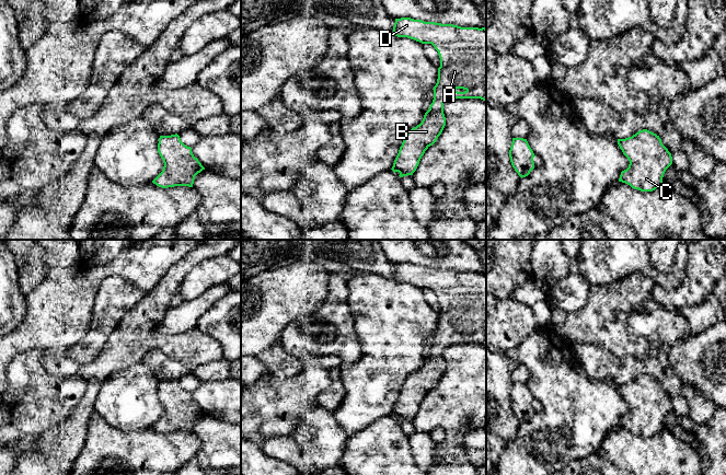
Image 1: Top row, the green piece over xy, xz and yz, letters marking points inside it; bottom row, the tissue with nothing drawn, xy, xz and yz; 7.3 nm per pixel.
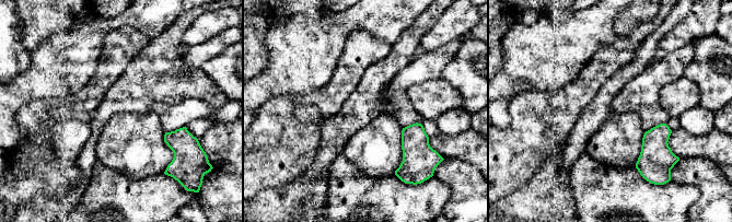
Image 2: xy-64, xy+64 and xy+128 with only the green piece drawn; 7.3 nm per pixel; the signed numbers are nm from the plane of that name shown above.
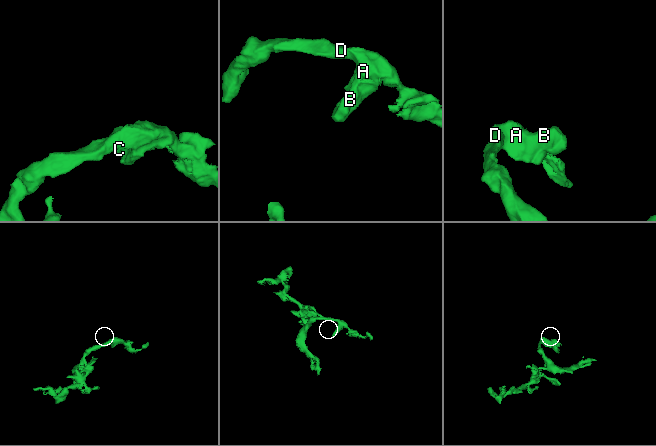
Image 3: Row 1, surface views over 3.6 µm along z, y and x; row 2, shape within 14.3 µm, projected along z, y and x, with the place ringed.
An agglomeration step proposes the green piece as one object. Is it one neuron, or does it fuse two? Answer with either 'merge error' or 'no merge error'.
no merge error

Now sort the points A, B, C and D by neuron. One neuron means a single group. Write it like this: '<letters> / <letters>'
A B C D

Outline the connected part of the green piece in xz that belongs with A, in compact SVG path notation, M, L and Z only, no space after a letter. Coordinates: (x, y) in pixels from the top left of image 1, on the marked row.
M411 18L395 19L393 33L397 37L407 37L422 44L431 44L438 51L440 67L438 68L438 79L434 86L434 100L429 109L425 113L419 125L407 131L399 153L394 160L392 171L399 172L400 177L413 175L416 171L425 151L433 146L441 135L446 126L443 104L453 99L481 99L486 102L486 28L482 27L461 27L453 24L441 24L435 22L424 22Z

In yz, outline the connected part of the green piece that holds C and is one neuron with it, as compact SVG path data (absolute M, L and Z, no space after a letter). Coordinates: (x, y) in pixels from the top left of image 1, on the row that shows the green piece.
M643 129L632 137L618 139L618 144L630 161L629 167L621 172L619 182L625 183L641 192L653 192L662 185L664 174L672 164L672 157L662 144L659 136L647 129Z

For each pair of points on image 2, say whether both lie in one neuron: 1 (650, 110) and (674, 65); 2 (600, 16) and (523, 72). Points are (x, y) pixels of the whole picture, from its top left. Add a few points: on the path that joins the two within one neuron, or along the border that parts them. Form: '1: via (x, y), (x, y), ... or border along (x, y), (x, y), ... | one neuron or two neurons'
1: via (650, 100), (650, 89), (663, 76) | one neuron
2: via (581, 34), (568, 37), (547, 55), (542, 55) | one neuron

